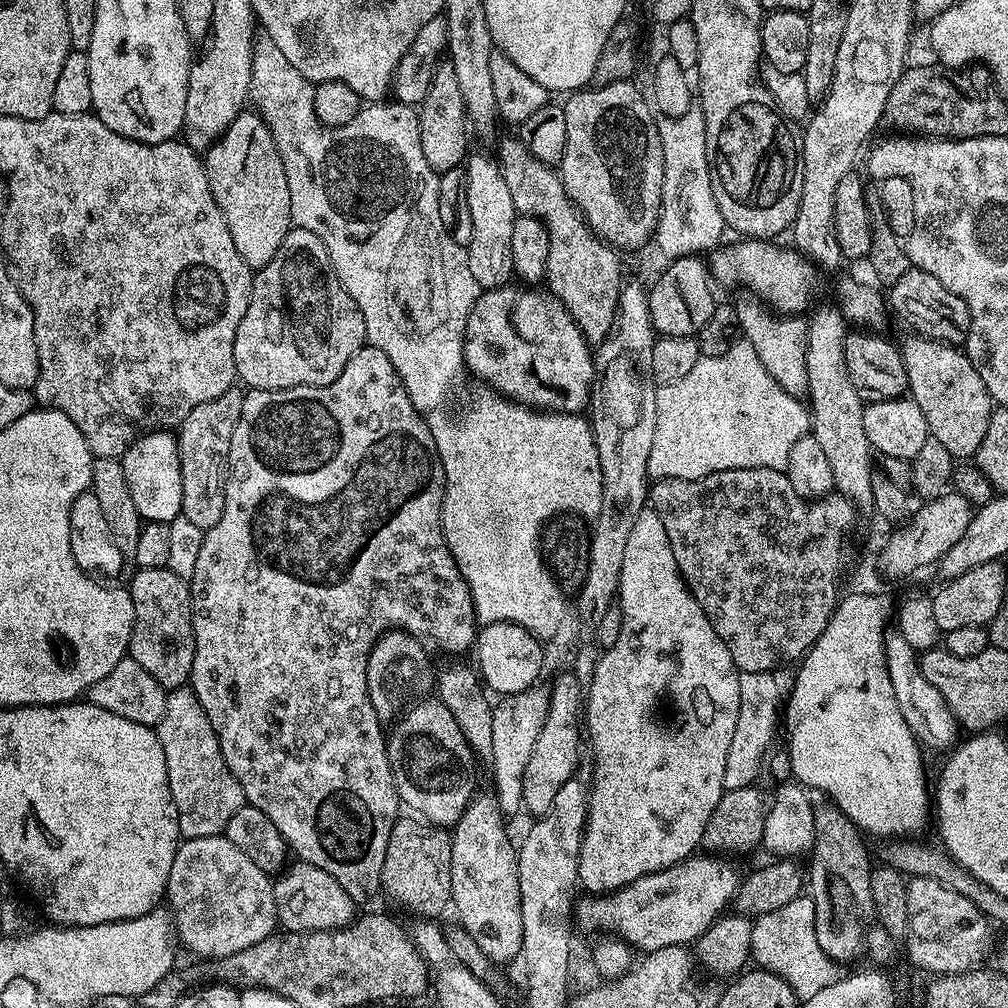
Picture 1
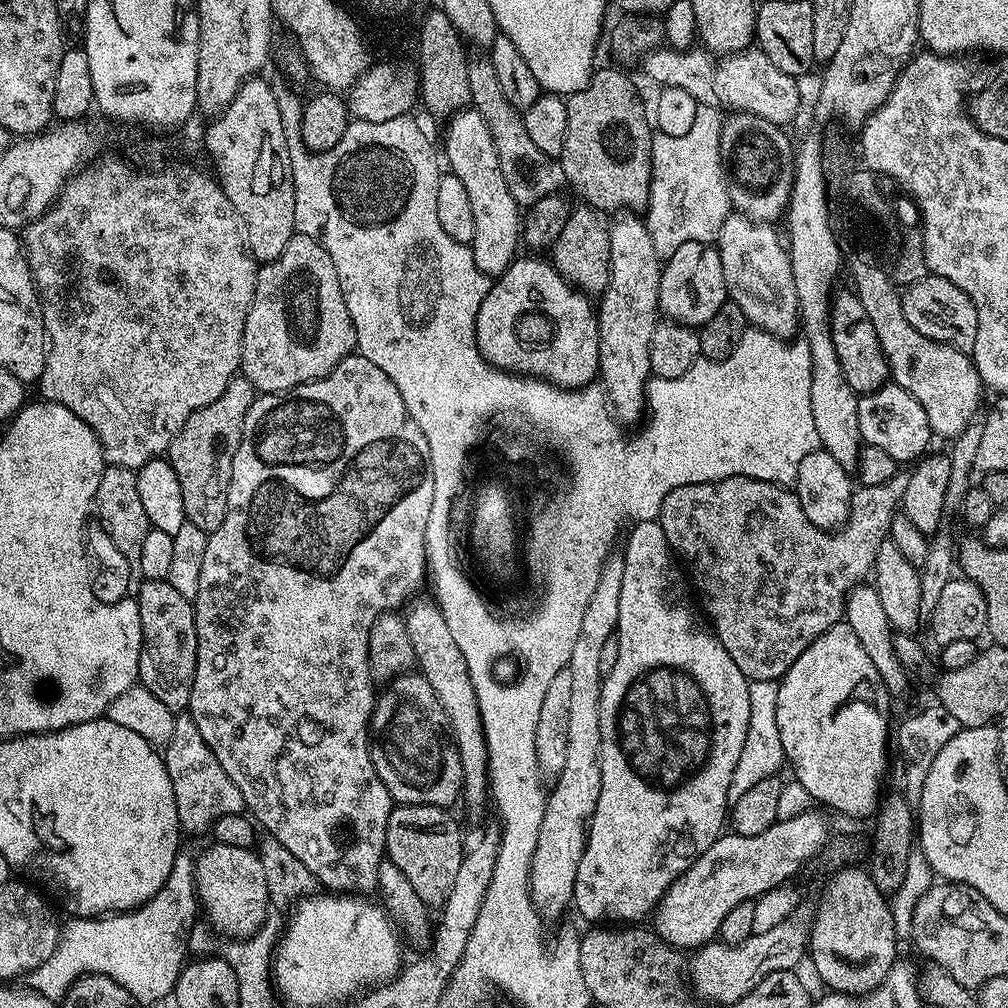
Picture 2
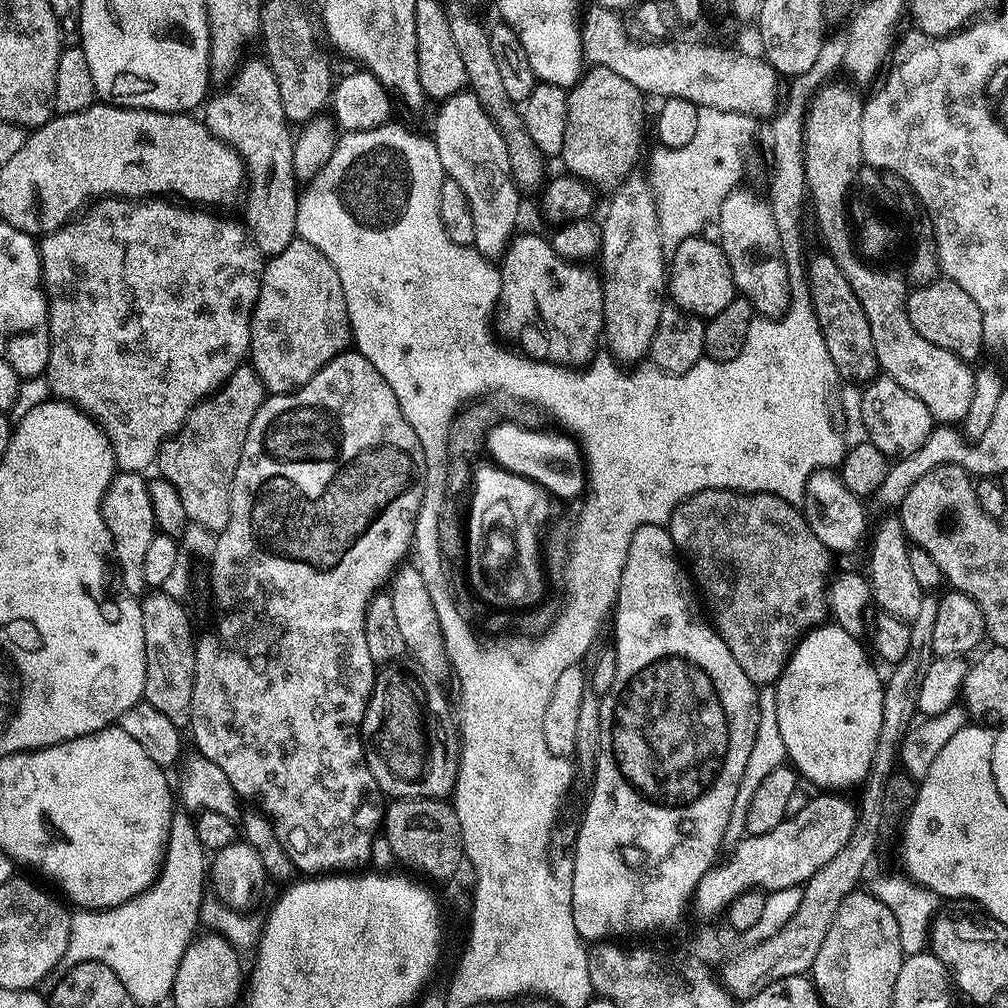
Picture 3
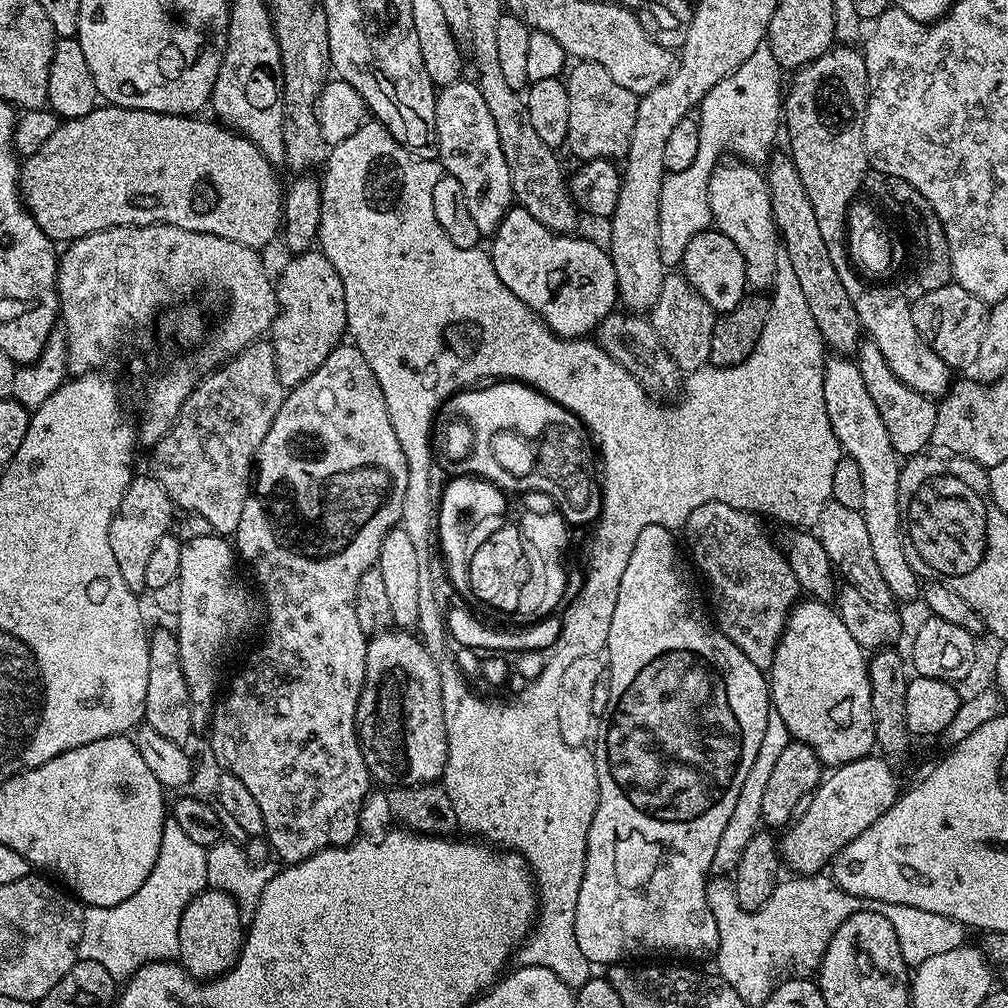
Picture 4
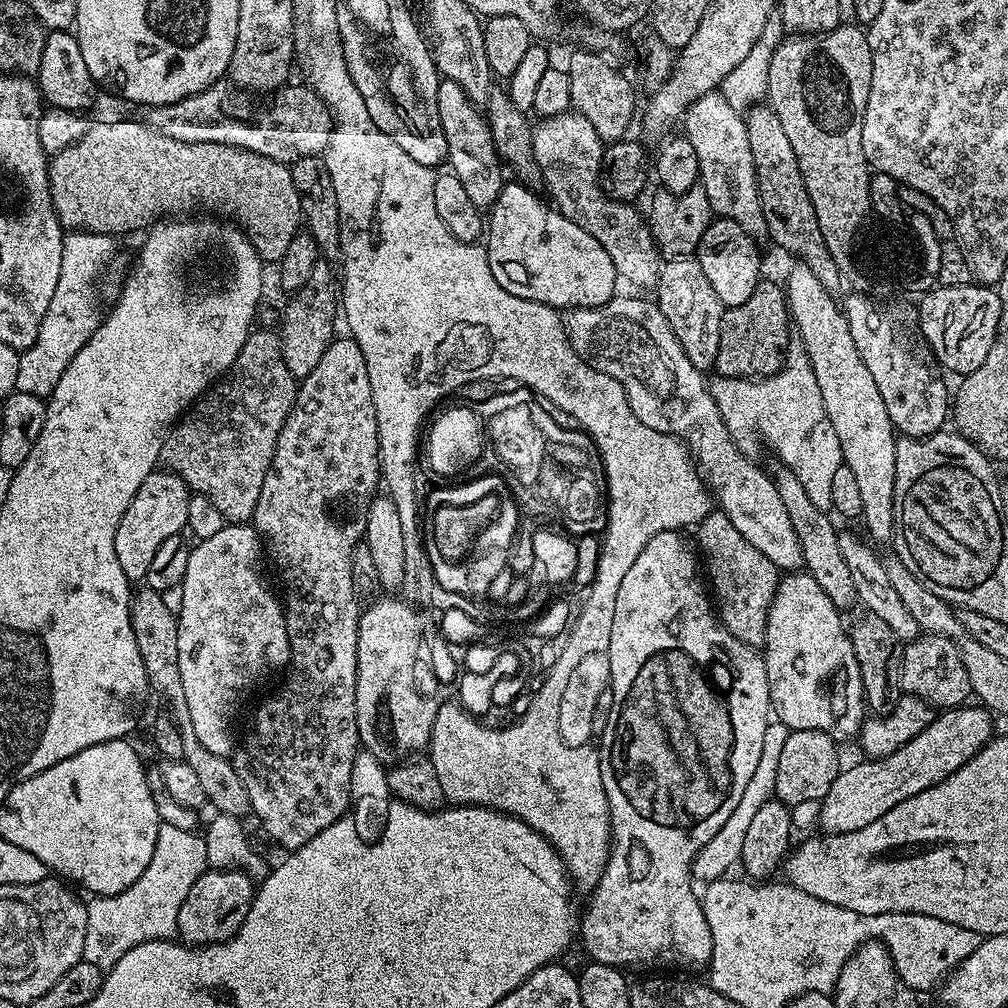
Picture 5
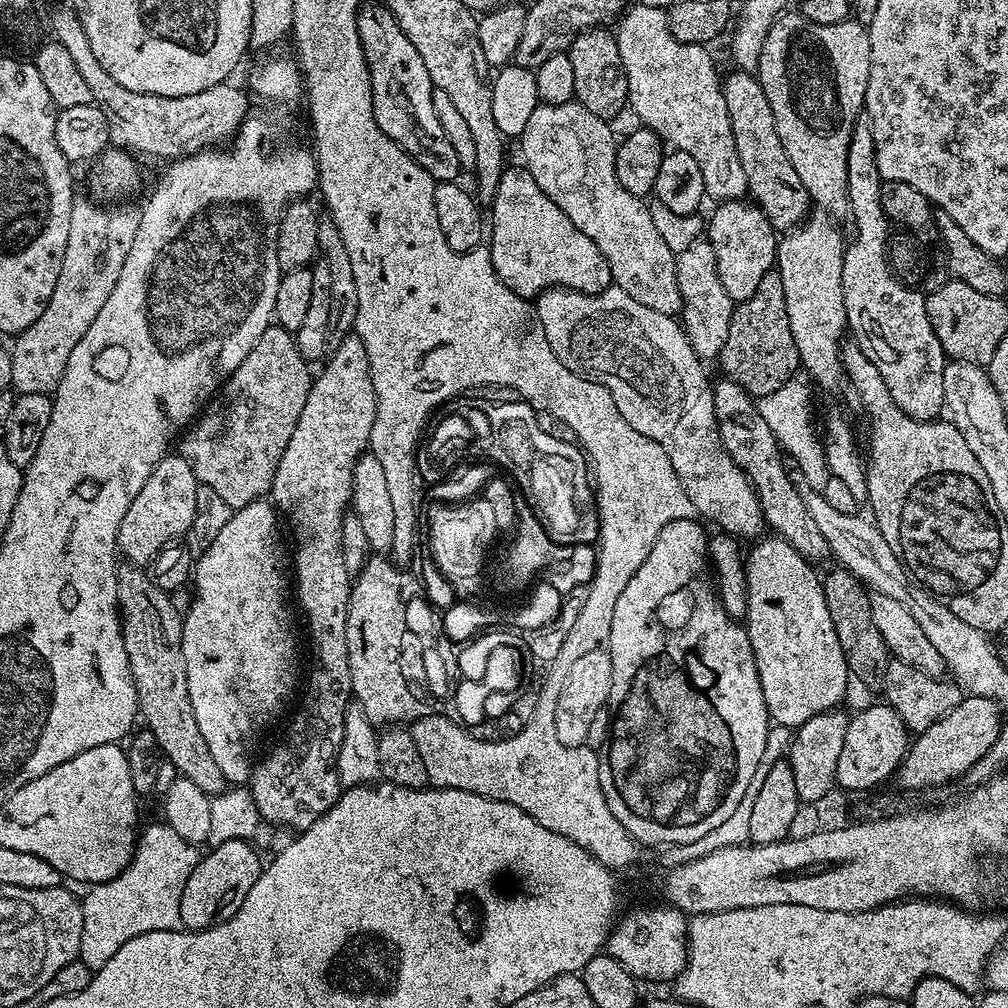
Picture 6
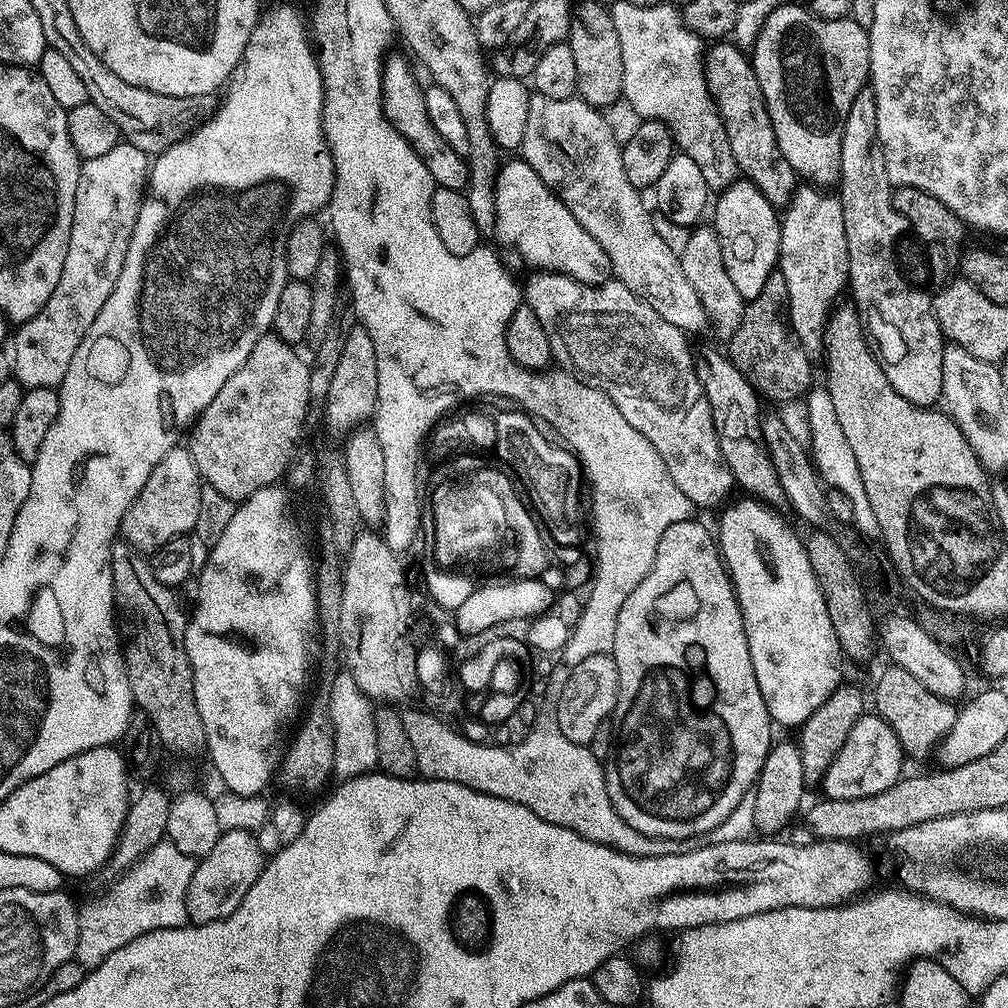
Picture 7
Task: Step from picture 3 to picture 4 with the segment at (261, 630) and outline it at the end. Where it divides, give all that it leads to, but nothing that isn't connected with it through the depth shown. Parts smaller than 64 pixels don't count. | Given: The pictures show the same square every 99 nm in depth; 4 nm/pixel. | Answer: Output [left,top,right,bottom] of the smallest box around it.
[210,342,407,864]

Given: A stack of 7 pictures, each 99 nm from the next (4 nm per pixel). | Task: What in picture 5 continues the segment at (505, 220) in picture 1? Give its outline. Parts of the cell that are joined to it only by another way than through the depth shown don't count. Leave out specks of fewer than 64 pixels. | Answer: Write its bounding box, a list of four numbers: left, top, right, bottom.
[438,79,506,210]

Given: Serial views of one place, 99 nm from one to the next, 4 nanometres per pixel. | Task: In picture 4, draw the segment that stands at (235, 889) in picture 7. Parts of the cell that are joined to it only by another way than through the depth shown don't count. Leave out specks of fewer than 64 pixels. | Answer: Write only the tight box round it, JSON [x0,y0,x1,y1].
[178,888,246,982]

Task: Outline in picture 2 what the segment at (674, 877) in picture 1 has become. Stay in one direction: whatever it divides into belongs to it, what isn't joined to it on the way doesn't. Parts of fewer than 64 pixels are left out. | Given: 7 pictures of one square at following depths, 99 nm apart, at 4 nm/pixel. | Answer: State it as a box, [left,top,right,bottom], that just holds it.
[654,810,830,950]

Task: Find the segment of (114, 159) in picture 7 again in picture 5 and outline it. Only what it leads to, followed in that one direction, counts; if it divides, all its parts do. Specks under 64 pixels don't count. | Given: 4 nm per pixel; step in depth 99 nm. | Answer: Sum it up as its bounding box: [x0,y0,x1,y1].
[16,231,117,396]

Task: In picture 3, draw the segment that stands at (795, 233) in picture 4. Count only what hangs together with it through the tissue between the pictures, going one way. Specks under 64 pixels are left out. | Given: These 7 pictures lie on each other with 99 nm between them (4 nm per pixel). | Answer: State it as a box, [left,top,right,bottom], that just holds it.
[806,250,880,386]

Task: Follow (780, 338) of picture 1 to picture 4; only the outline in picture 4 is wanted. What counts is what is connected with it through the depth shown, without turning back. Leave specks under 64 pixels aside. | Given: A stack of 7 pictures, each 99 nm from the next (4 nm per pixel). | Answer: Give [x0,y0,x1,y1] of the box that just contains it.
[708,162,782,289]

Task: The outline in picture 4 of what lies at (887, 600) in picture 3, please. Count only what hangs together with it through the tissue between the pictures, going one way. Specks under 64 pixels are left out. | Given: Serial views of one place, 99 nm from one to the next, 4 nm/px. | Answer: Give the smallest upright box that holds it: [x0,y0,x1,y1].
[824,354,921,600]

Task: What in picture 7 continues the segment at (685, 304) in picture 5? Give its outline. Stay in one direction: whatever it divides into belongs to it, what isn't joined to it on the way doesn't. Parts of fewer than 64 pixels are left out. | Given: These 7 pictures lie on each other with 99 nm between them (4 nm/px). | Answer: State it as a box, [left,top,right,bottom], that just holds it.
[678,226,746,338]

